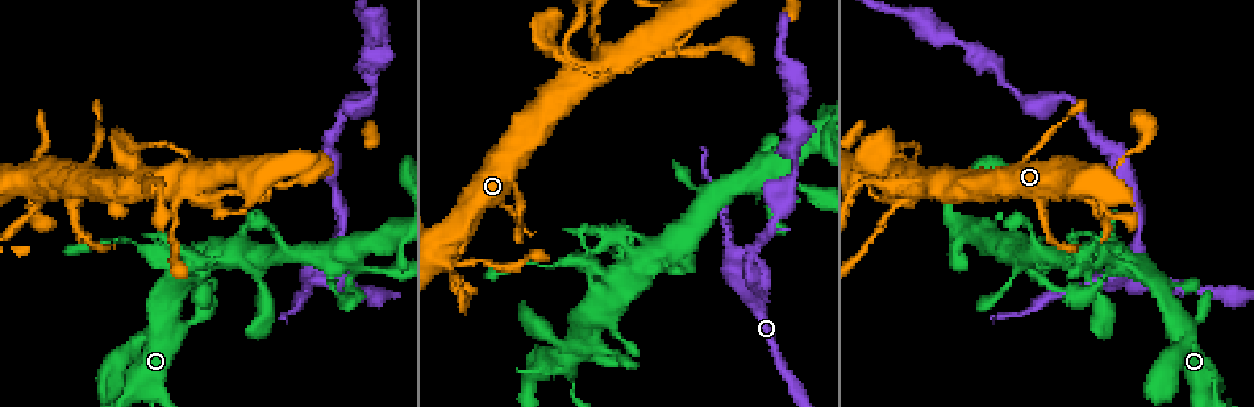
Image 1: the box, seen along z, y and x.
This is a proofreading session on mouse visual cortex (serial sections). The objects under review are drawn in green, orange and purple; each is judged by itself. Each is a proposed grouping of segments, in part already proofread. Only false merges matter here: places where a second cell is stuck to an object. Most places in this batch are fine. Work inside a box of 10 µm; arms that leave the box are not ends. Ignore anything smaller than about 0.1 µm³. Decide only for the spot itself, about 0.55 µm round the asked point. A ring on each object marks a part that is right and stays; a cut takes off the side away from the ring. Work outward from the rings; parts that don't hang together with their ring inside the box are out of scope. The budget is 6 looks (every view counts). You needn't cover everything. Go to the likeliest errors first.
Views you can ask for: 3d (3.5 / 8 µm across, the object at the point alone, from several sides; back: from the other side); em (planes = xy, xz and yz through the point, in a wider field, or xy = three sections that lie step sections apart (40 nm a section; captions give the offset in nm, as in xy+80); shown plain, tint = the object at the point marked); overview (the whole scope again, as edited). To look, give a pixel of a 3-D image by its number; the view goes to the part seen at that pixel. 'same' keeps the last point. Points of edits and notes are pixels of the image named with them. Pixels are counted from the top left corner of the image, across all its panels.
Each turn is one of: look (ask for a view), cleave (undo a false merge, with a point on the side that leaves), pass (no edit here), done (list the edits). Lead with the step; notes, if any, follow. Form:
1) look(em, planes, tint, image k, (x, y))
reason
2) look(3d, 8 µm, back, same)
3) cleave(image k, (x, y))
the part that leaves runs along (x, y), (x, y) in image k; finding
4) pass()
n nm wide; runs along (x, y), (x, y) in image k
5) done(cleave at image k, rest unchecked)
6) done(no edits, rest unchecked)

look(3d, 3.5 µm, image 1, (194, 164))
looks like a crossing

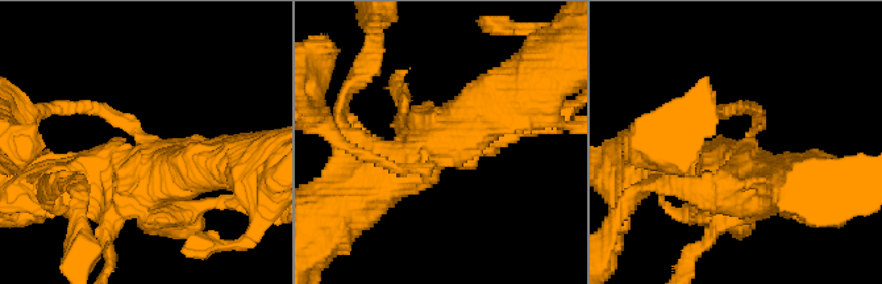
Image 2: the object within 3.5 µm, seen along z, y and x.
look(em, xy, step 5, tint, image 2, (148, 150))
shape alone is not enough

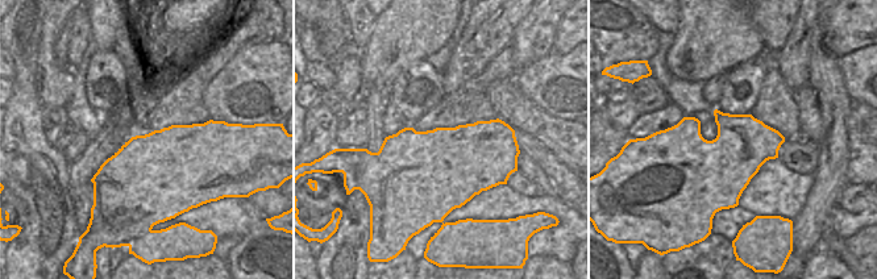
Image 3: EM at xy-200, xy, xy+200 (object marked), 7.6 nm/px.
look(em, xy, step 2, tint, same)

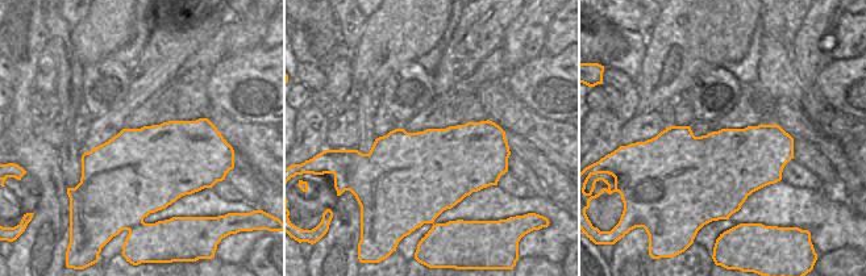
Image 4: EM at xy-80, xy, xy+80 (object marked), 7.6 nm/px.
pass()
runs along (365, 188), (486, 108), (518, 108) in image 2; all the same cell

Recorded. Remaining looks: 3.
look(3d, 3.5 µm, image 1, (775, 224))
sharp bend

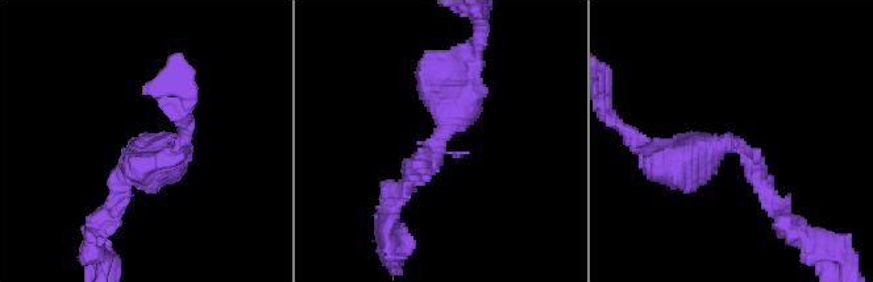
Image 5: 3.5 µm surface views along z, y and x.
look(em, xy, step 1, tint, image 5, (435, 145))
arms of 200, 450 nm

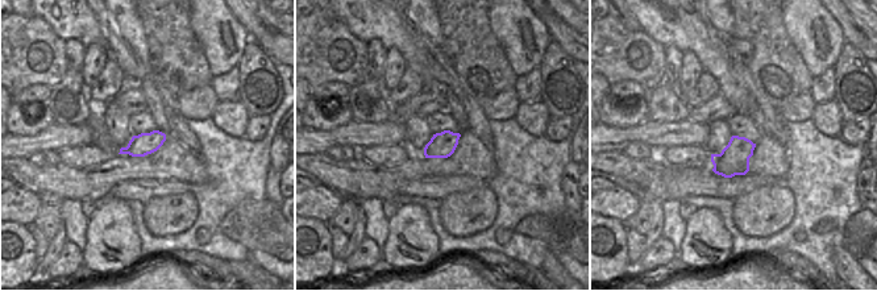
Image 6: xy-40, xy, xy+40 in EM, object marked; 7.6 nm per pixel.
pass()
runs along (403, 190), (436, 150), (468, 75) in image 5; all the same cell

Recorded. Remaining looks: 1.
done(no edits, rest unchecked)

